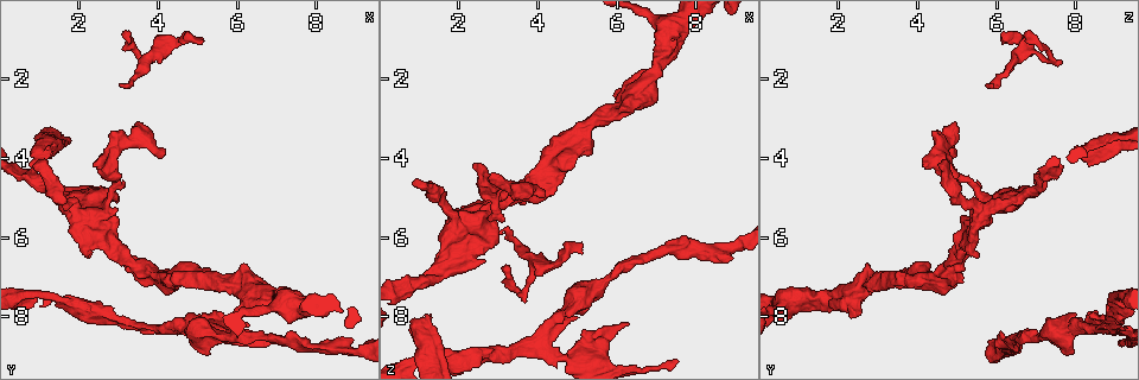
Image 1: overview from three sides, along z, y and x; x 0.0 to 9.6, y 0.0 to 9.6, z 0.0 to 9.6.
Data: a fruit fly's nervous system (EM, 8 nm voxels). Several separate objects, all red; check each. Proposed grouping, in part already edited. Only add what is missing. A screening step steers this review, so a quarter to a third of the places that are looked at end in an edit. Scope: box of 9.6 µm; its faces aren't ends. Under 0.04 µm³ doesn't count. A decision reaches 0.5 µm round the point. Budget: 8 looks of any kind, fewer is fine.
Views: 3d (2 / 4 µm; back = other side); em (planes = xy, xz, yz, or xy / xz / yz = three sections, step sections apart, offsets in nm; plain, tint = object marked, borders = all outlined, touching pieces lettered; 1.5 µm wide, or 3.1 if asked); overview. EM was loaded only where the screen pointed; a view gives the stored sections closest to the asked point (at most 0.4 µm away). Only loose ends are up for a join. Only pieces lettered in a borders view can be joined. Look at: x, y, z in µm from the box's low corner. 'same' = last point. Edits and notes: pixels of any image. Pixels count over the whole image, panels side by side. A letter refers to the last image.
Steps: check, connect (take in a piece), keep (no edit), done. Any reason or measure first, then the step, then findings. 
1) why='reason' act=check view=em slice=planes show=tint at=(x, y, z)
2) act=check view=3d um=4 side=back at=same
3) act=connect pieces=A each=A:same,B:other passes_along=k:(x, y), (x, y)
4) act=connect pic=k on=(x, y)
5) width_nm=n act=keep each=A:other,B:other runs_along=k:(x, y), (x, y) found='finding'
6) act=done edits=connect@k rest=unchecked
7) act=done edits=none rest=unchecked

why='free end' act=check view=3d um=4 at=(5.15, 1.05, 6.45)

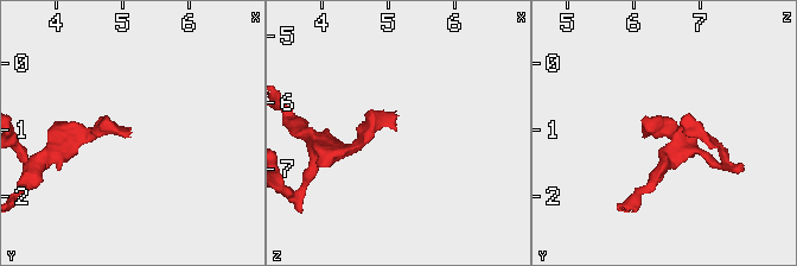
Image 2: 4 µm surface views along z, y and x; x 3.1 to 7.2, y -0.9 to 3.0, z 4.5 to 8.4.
act=check view=em slice=planes show=borders at=(5.10, 1.05, 6.40)

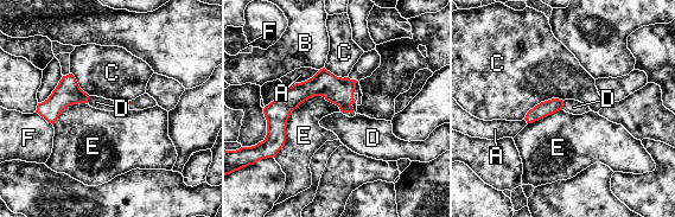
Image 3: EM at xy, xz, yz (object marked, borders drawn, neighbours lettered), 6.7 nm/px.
act=connect pieces=D each=A:other,B:other,C:other,D:same,E:other,F:other passes_along=3:(549, 107), (562, 106), (573, 107) found='the cell continues'

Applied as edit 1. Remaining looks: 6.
why='an open end' act=check view=3d um=4 side=back at=(2.10, 6.35, 5.35)

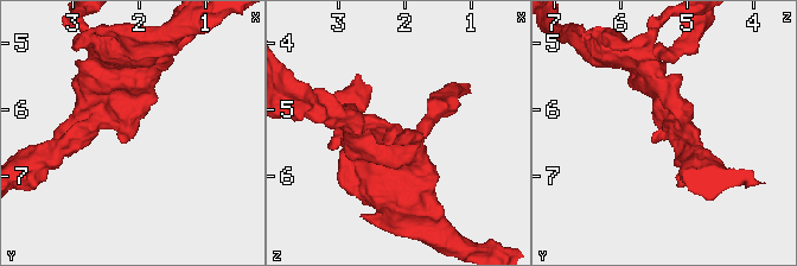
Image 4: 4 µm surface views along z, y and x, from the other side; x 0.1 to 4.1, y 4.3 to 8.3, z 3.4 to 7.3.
why='now the EM' act=check view=em slice=planes show=borders at=(2.00, 6.35, 5.40)

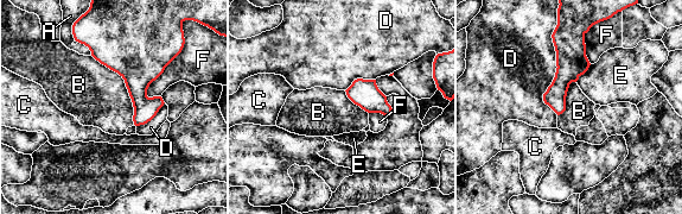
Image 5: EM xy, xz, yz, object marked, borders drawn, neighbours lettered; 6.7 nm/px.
longest_contact=D:600nm act=keep each=A:other,B:other,C:other,D:other,E:other,F:other found='none of them fits'

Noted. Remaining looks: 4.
act=done edits=connect@3 rest=unchecked

